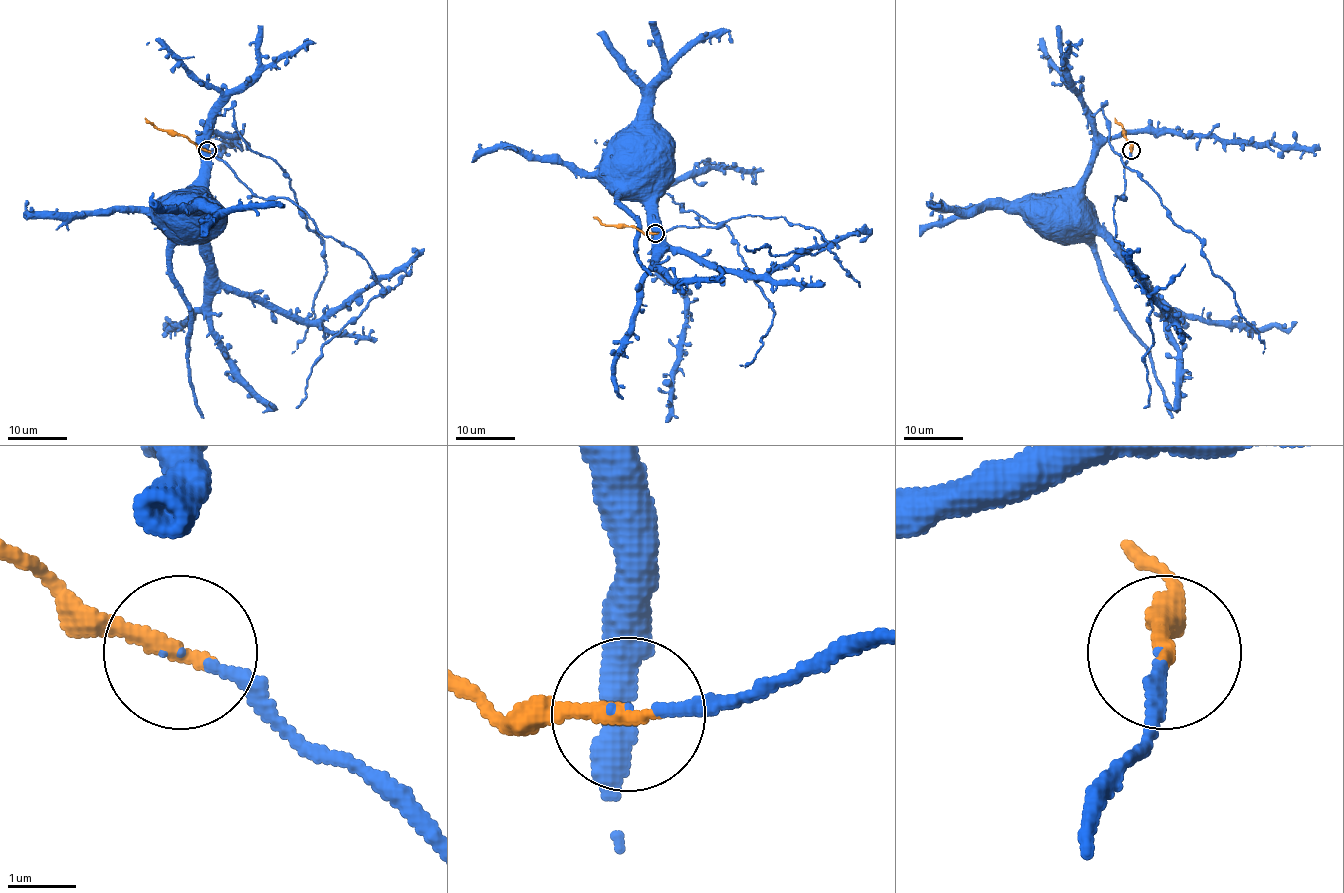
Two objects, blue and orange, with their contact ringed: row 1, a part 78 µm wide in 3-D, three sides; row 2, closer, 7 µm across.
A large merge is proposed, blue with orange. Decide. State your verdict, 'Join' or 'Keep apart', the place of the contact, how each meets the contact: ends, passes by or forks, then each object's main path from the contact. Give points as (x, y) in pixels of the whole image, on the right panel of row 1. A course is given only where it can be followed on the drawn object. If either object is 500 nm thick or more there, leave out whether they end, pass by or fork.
Join. Place: (1131, 150). At the ring blue ends. At the ring orange ends. Course of blue: (1131, 150), (1125, 199), (1113, 206), (1114, 238), (1131, 275), (1173, 321), (1103, 237), (1042, 235), (1038, 212). Course of orange: (1131, 150), (1131, 144), (1114, 118)

